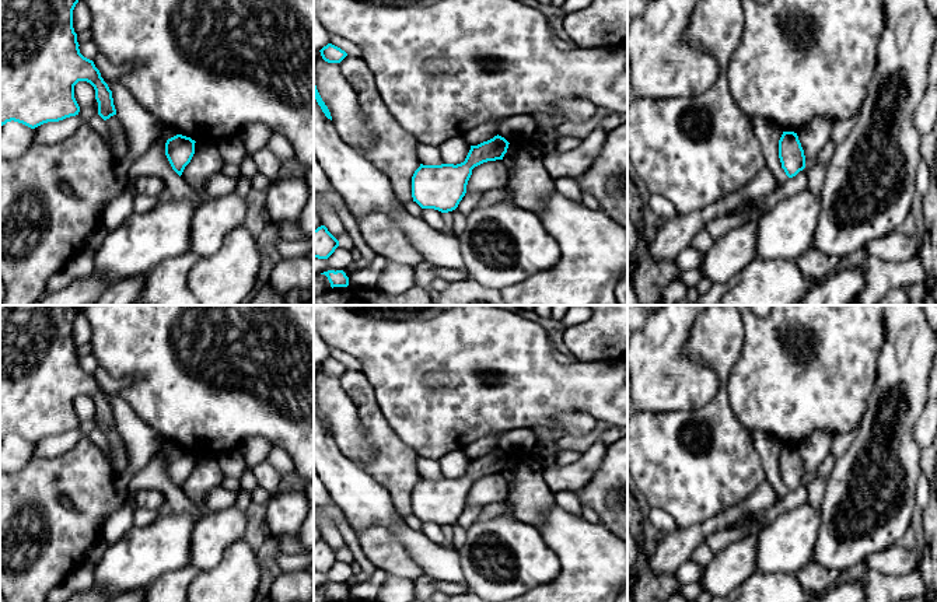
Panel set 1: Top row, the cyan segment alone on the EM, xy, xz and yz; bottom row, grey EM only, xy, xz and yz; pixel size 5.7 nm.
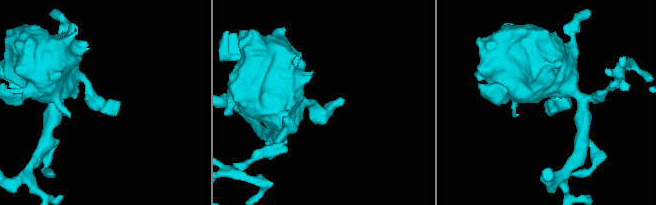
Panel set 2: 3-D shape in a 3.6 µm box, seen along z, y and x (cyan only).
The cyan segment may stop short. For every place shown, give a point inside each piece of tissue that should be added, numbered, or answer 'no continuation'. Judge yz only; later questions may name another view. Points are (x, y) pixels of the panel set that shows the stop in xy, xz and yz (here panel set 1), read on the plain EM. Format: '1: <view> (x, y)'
no continuation

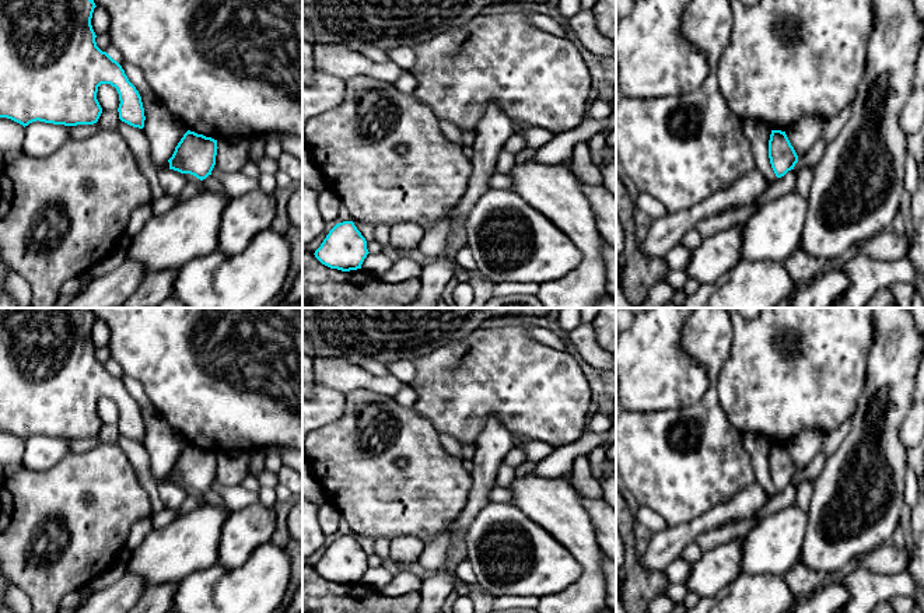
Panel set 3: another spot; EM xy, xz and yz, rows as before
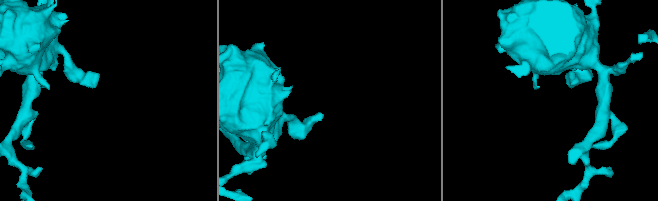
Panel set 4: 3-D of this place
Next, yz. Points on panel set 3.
no continuation

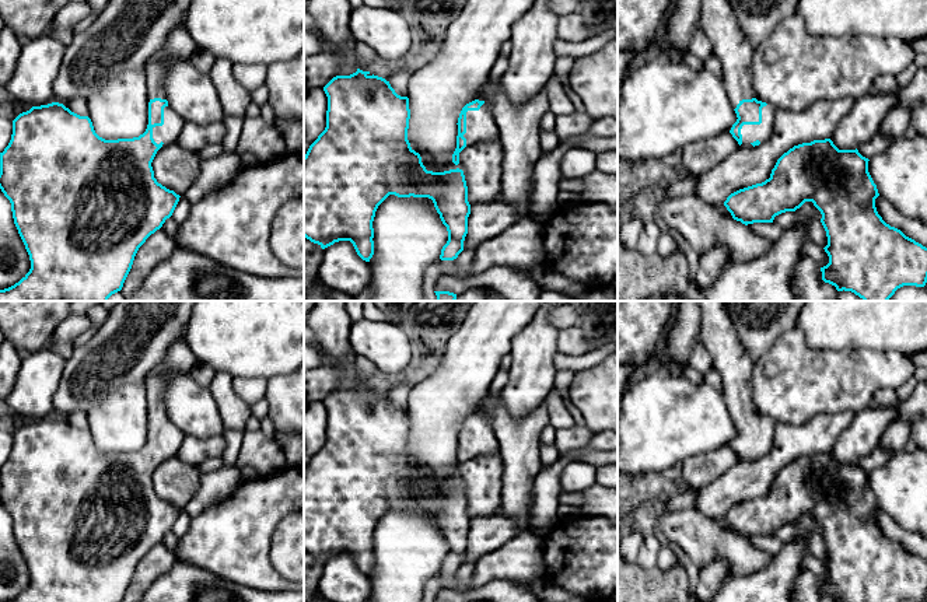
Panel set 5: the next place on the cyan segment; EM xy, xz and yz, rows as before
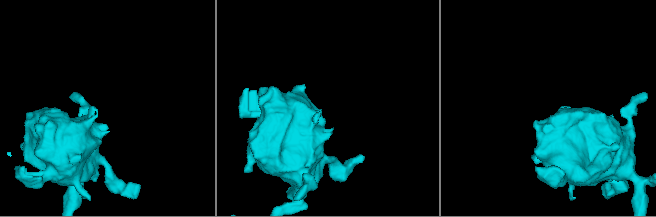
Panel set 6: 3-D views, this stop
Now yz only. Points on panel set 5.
1: yz (762, 445)

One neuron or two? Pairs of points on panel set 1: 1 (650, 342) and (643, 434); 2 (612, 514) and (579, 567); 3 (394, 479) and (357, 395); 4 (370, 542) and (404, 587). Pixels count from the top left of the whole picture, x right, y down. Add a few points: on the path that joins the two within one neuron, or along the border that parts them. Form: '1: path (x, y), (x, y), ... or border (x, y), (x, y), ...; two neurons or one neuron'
1: border (678, 410), (642, 412); two neurons
2: border (600, 521), (612, 534); two neurons
3: path (394, 458), (371, 416); one neuron
4: border (388, 573), (415, 581); two neurons

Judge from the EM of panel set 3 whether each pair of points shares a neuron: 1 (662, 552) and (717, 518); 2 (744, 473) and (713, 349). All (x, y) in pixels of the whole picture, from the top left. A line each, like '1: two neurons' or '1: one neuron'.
1: one neuron
2: one neuron

